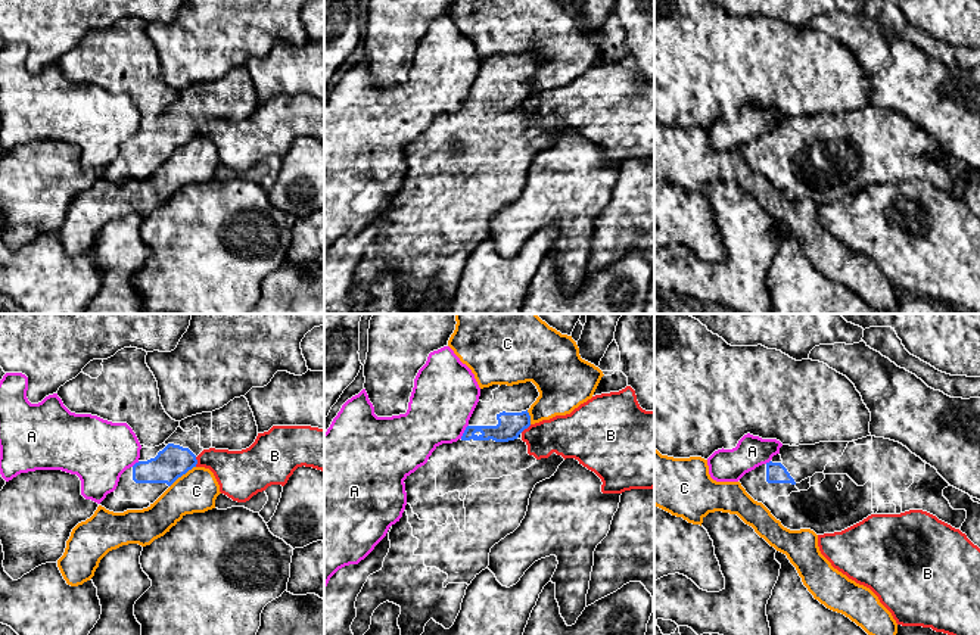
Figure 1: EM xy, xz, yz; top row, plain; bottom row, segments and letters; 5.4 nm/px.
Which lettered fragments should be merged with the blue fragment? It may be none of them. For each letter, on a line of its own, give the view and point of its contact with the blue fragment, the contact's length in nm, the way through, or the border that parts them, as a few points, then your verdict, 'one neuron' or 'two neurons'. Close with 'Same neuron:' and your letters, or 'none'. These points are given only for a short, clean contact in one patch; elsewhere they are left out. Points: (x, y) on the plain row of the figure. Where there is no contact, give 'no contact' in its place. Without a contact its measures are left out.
A: meets blue in xz at (464, 102); contact 90 nm long; border along xz (467, 95), (460, 108); two neurons
B: meets blue in xy at (196, 131); contact 60 nm long; border along xy (195, 127), (196, 136); two neurons
C: meets blue in xy at (182, 145); contact 180 nm long; border along xy (195, 136), (170, 156); two neurons
Same neuron: none

